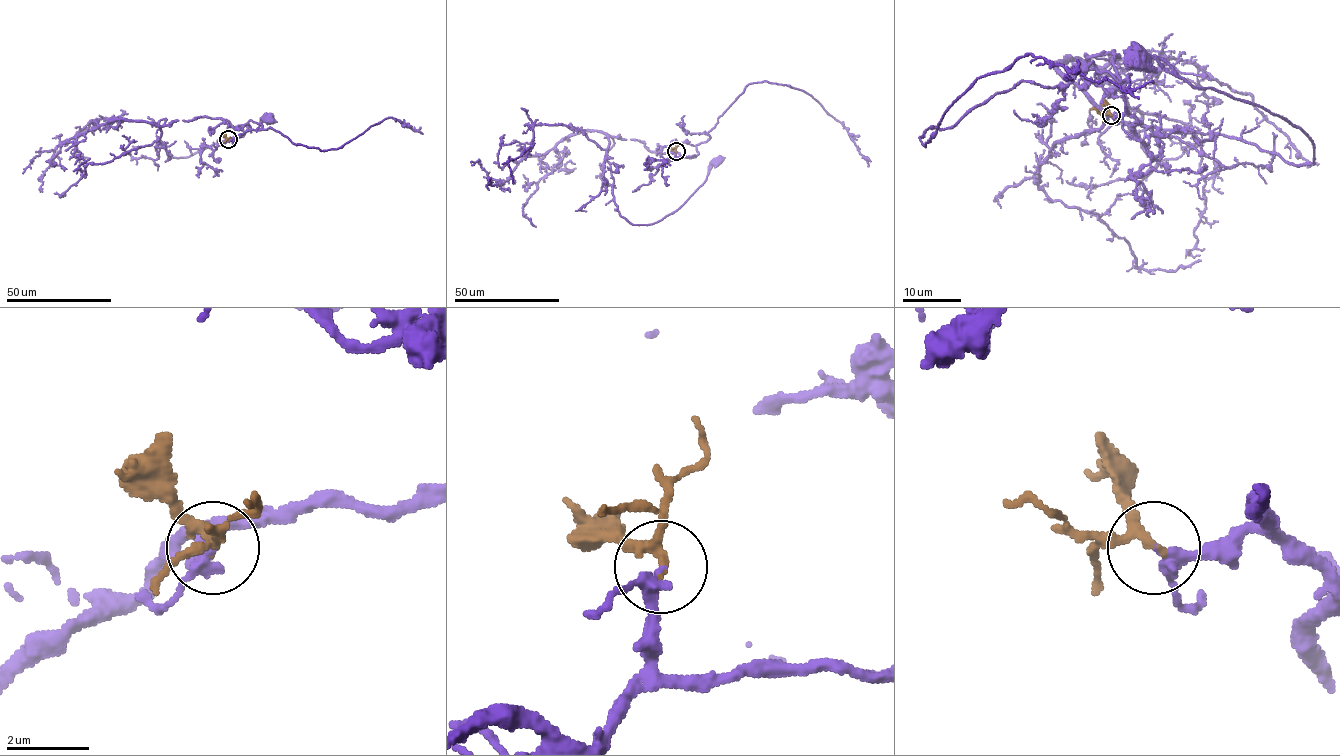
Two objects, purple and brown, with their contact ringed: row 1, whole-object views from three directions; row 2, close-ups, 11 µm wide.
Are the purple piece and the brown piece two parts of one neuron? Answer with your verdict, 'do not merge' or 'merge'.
merge

